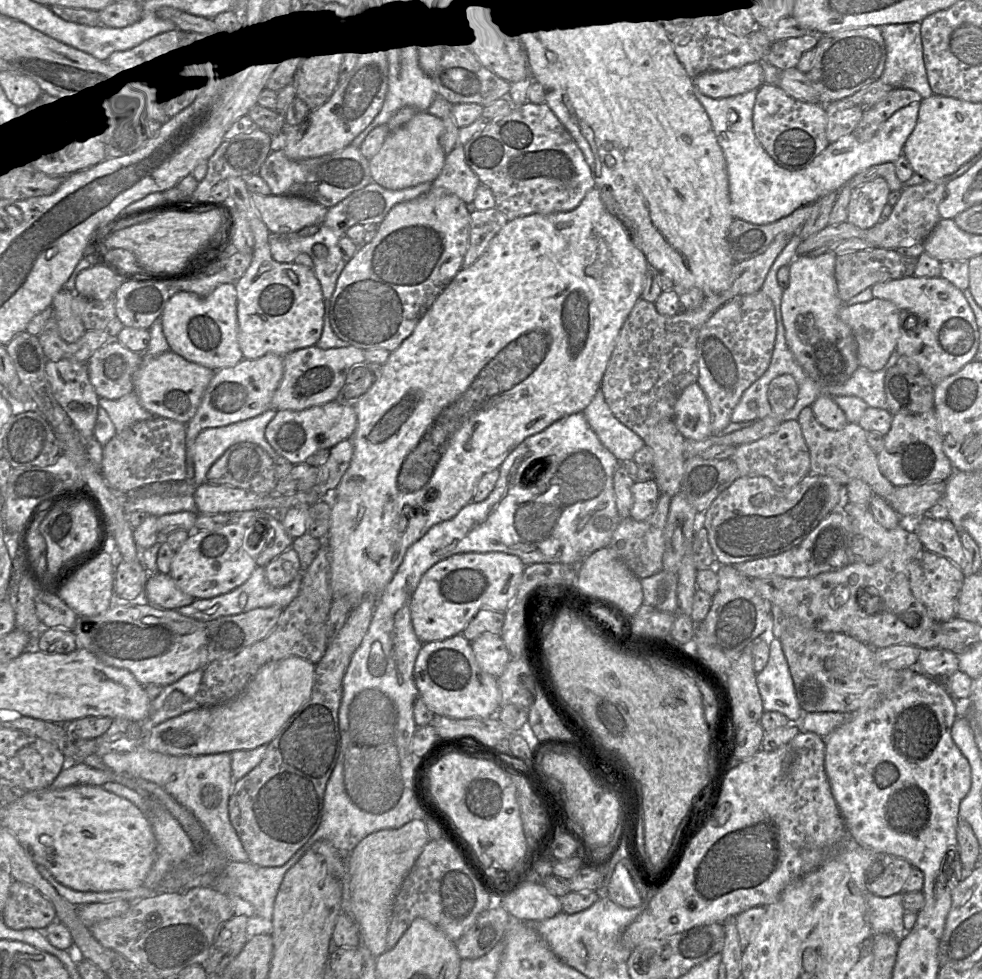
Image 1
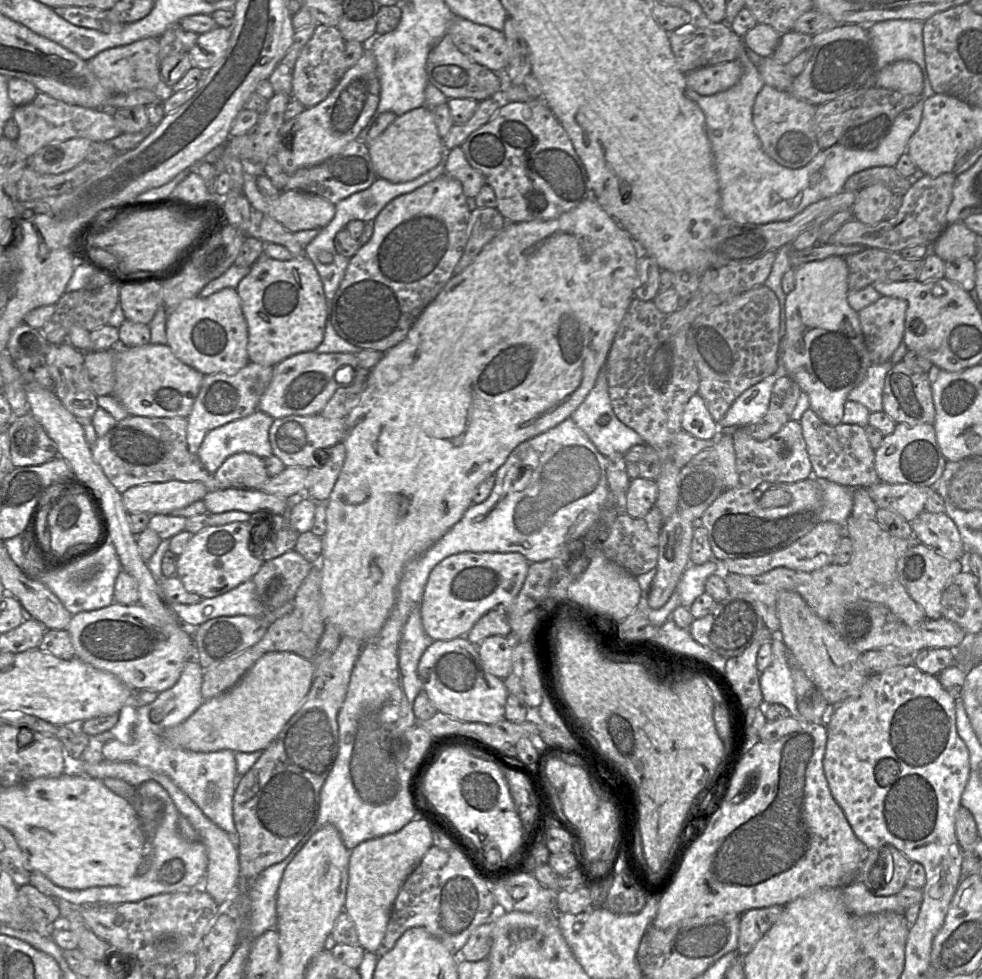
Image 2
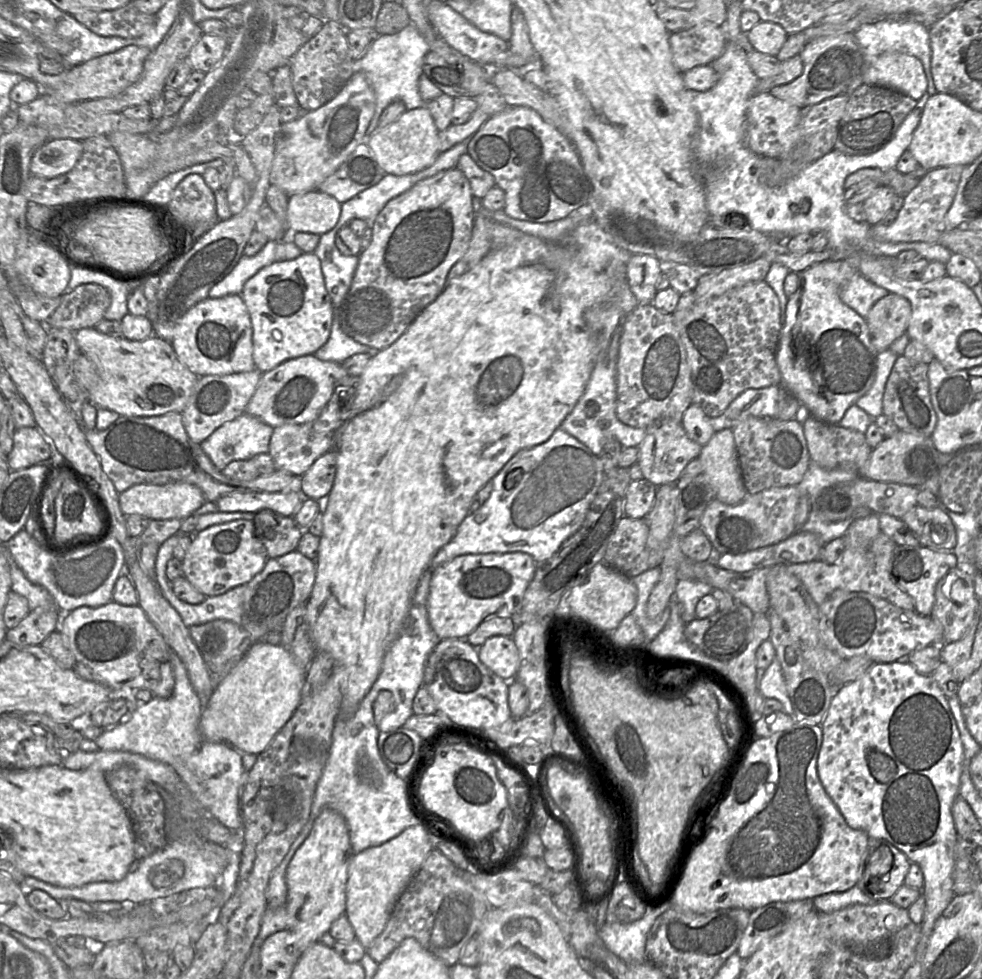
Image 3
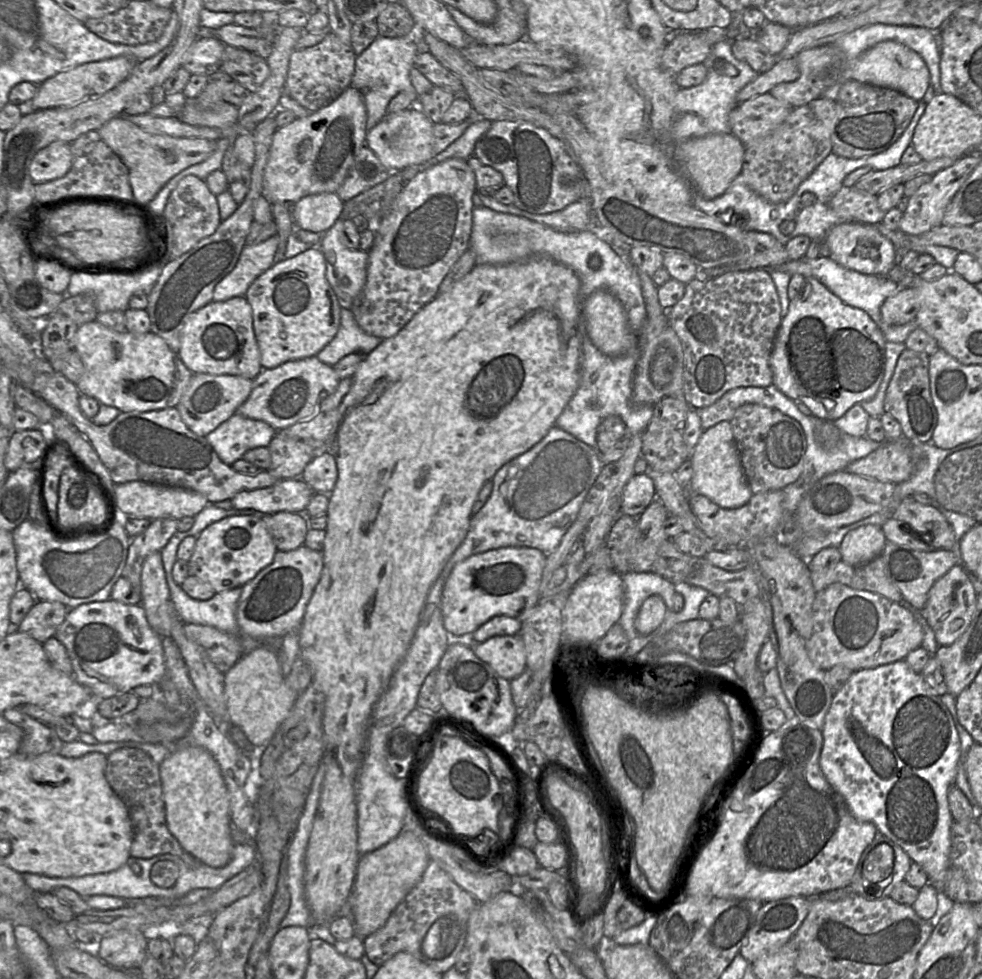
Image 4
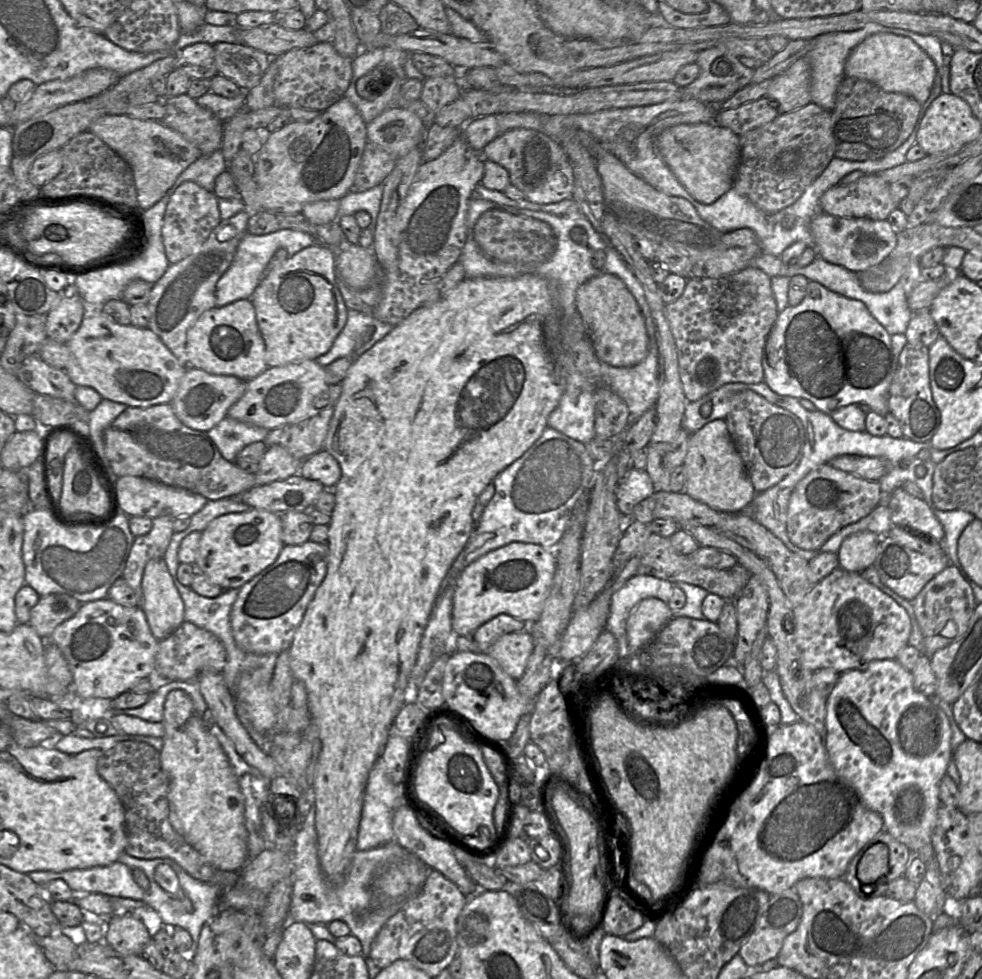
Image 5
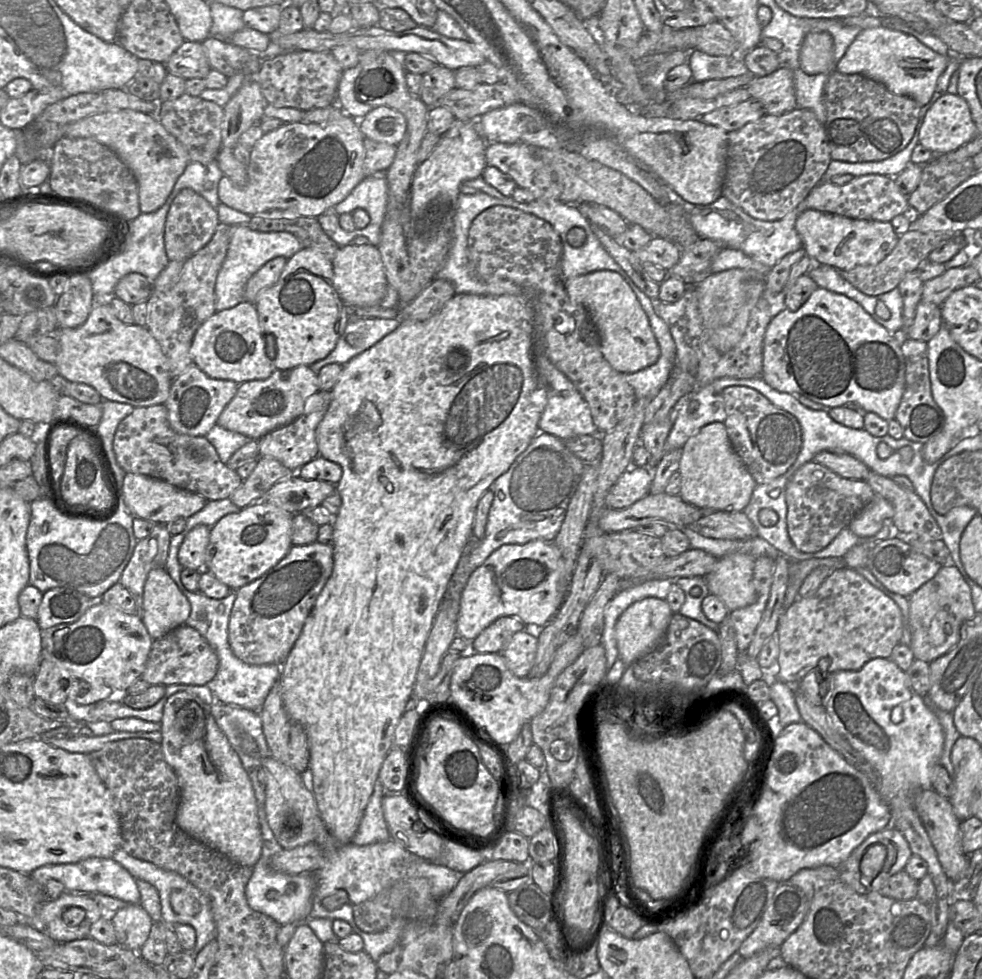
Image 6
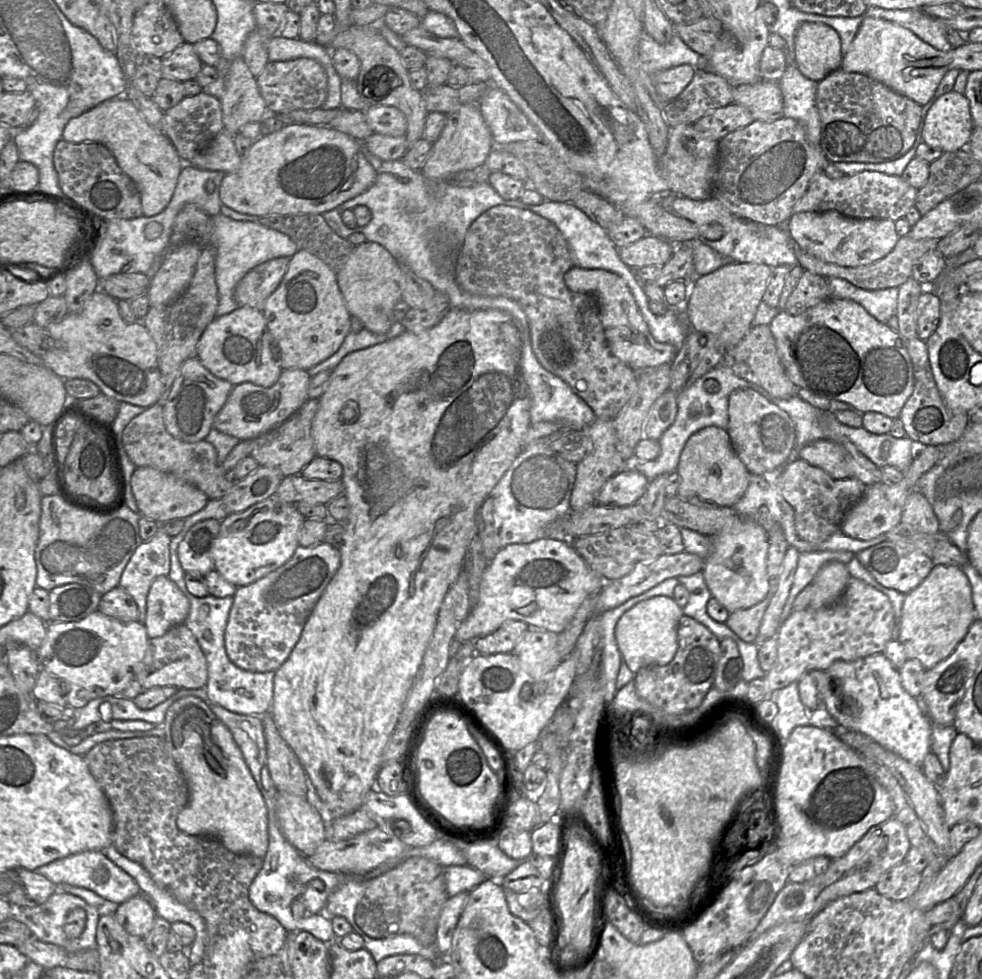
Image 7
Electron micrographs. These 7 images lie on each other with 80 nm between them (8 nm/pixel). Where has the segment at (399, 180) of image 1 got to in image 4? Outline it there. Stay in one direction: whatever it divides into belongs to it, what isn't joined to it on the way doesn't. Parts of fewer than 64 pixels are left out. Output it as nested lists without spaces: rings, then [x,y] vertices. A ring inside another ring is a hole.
[[[417,105],[387,113],[376,126],[367,131],[366,145],[390,171],[401,171],[425,163],[434,156],[433,123]]]

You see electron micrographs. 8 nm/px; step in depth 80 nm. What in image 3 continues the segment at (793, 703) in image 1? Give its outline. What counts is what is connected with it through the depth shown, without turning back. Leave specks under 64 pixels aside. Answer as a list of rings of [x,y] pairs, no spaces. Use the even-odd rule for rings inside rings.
[[[775,657],[765,671],[759,671],[759,691],[767,698],[775,698],[784,706],[784,712],[794,717],[780,662]],[[762,672],[762,673],[761,673]]]

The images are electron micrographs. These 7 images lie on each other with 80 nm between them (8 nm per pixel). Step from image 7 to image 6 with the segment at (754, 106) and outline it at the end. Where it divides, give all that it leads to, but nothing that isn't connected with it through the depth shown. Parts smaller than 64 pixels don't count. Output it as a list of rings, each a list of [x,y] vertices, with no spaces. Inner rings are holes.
[[[786,66],[767,76],[754,77],[746,88],[768,115],[782,115],[797,108],[793,71]]]

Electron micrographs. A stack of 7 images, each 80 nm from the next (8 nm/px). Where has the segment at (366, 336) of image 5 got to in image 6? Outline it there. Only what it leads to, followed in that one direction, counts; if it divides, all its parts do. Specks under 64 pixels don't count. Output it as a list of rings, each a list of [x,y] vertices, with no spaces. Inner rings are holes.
[[[360,318],[348,322],[333,351],[324,359],[310,365],[311,370],[318,375],[327,364],[338,363],[343,366],[396,330],[401,322],[400,318]]]

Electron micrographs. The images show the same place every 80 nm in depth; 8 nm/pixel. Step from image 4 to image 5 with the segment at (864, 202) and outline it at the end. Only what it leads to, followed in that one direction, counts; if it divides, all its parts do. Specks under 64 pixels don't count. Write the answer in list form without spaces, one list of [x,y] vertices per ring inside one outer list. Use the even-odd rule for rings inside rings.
[[[867,174],[849,185],[829,188],[820,205],[823,212],[836,217],[887,220],[900,203],[893,199],[890,185],[878,175]]]

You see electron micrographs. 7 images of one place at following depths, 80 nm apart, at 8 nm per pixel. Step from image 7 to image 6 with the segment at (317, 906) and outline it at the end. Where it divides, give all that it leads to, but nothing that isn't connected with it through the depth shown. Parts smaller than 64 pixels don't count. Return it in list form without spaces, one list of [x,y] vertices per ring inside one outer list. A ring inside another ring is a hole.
[[[259,807],[258,817],[263,838],[262,855],[253,869],[253,874],[246,886],[246,899],[248,905],[255,911],[263,913],[274,919],[279,925],[292,922],[305,921],[322,943],[338,941],[332,929],[332,920],[329,918],[310,918],[309,914],[313,907],[316,879],[314,872],[302,872],[300,874],[285,874],[277,872],[270,866],[271,857],[281,850],[270,829],[265,807]]]

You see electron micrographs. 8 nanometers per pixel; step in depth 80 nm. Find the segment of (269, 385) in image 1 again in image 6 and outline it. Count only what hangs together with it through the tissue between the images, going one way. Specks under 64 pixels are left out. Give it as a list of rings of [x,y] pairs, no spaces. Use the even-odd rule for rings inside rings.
[[[191,364],[181,375],[174,378],[164,405],[168,411],[170,427],[177,433],[205,436],[217,423],[227,404],[235,396],[239,384],[231,380],[214,379],[196,365]]]

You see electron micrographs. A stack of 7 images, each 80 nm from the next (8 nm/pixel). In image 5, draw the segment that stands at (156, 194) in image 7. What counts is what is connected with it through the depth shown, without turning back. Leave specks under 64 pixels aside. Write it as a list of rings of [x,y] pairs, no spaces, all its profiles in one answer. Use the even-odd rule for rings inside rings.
[[[104,115],[88,131],[99,137],[131,167],[137,190],[137,208],[147,210],[173,186],[179,175],[199,159],[201,151],[161,121],[140,120],[128,115]]]

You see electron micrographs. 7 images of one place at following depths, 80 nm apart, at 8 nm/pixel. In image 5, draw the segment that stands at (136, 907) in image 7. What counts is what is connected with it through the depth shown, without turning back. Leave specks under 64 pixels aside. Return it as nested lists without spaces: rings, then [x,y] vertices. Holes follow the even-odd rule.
[[[116,913],[105,930],[105,943],[123,955],[138,955],[151,941],[143,922],[129,913]]]

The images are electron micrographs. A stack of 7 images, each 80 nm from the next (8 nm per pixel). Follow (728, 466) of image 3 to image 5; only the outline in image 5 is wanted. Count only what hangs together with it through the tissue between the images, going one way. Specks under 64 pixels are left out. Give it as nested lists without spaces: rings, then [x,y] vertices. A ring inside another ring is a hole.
[[[725,419],[714,420],[691,434],[683,466],[686,483],[682,492],[725,513],[738,513],[749,508],[756,491],[730,437]]]

